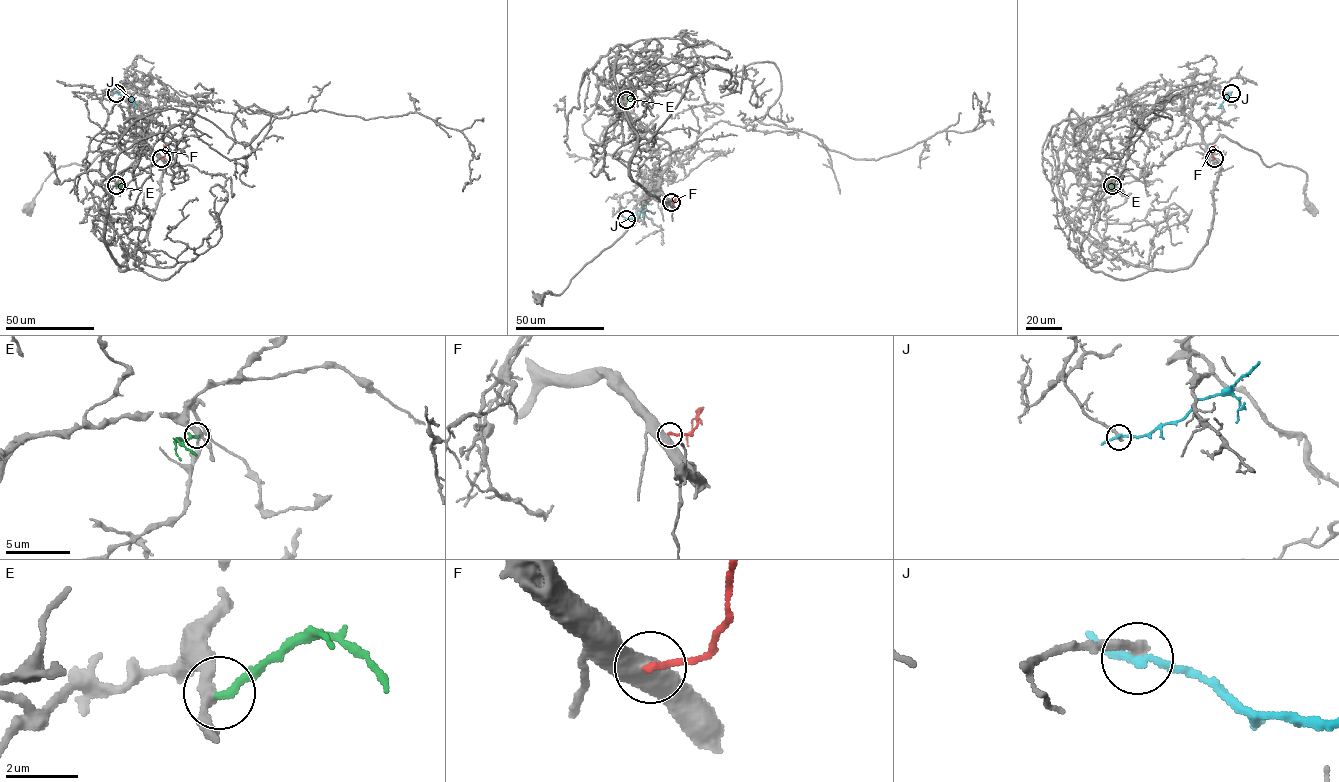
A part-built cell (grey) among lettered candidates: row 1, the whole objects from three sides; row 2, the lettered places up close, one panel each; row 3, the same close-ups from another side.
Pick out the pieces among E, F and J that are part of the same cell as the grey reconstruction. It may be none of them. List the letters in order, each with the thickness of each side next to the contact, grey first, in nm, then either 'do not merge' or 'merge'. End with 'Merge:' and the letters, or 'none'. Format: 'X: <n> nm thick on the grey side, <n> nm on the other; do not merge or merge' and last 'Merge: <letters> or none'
E: 320 nm thick on the grey side, 240 nm on the other; do not merge
F: 500 nm thick on the grey side, 200 nm on the other; do not merge
J: 320 nm thick on the grey side, 200 nm on the other; do not merge
Merge: none

